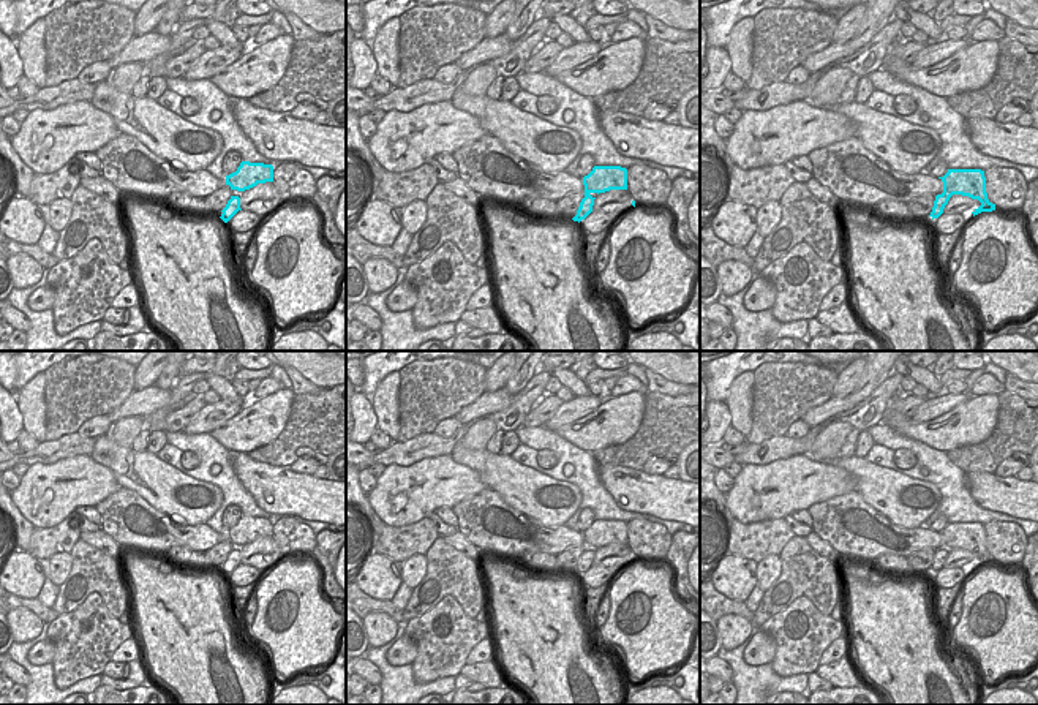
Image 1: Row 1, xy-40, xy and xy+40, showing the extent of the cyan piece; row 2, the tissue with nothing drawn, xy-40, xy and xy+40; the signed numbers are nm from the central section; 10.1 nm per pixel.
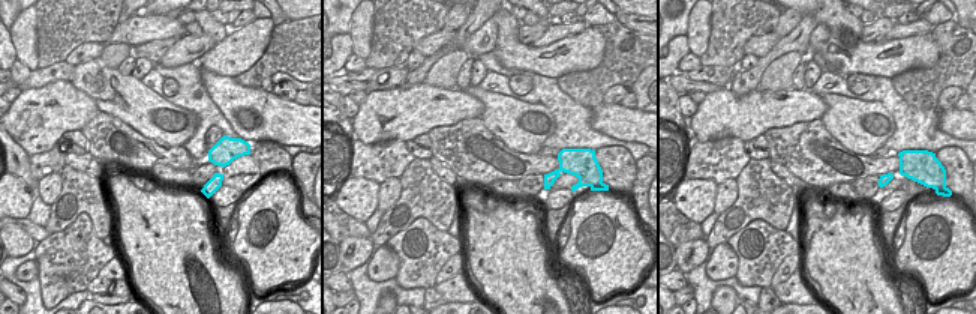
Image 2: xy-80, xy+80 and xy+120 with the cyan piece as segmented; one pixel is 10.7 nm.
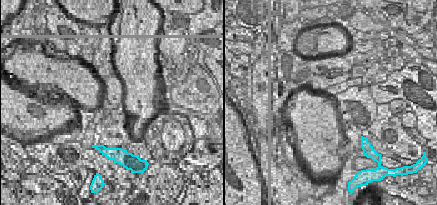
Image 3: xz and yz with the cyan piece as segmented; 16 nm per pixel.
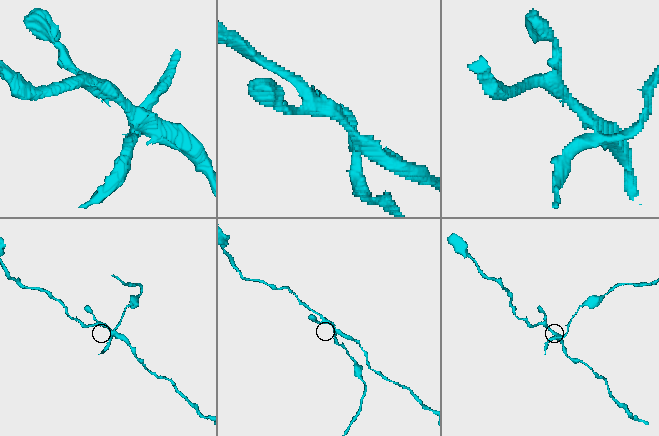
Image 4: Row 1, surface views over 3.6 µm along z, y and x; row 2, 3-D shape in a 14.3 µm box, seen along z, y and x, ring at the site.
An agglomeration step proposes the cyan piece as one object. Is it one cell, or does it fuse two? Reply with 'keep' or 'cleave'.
cleave

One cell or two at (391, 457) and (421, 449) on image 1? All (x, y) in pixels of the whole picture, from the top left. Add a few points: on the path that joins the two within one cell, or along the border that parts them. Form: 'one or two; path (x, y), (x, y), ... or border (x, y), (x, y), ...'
one; path (398, 454), (413, 451)

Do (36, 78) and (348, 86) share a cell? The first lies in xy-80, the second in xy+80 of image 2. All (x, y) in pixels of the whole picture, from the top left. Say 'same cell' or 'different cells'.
different cells

